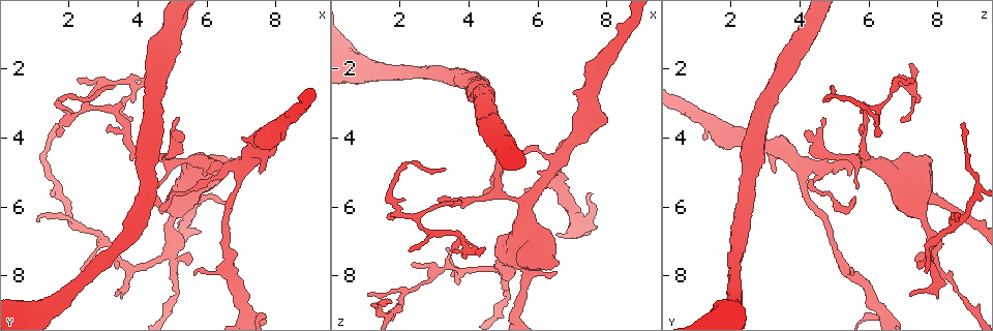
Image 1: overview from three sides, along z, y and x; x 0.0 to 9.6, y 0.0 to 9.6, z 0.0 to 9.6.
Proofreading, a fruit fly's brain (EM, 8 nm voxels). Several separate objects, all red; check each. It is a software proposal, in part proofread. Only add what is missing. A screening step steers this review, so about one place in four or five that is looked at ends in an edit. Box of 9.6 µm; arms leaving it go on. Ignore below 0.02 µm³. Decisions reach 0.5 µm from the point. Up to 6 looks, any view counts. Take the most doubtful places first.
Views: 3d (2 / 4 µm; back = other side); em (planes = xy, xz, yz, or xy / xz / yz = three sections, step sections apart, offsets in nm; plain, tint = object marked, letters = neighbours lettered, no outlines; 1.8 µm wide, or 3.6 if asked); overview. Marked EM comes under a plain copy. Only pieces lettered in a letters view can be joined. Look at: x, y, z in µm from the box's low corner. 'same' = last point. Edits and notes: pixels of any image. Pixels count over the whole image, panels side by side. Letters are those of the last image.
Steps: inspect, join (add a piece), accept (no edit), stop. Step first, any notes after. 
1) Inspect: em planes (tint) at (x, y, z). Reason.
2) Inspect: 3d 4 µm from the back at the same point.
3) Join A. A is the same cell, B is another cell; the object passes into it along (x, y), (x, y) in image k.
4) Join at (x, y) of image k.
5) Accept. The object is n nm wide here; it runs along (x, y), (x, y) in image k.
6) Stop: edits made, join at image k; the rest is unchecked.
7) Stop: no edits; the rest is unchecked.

Inspect: 3d 2 µm at (3.40, 8.55, 7.15). Free end.

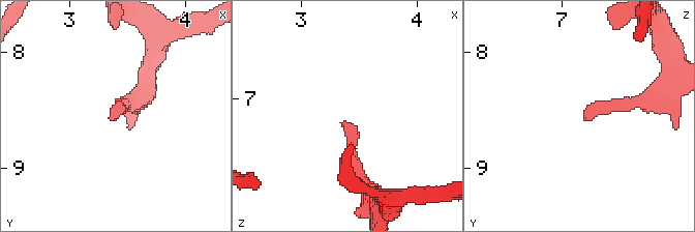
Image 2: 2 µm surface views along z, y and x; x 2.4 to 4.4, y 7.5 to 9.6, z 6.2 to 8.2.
Inspect: em planes (letters) at (3.34, 8.58, 7.22).

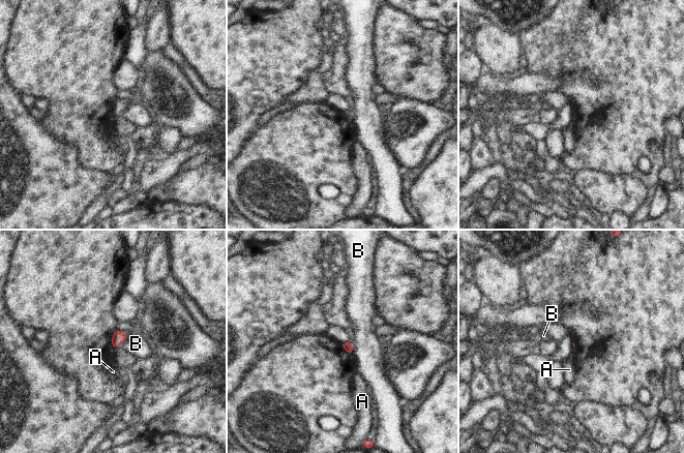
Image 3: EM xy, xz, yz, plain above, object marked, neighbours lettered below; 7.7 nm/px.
Accept. A and B are other cells; a border runs along (126, 337), (120, 344) in image 3; none of them fits.

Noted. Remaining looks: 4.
Inspect: 3d 4 µm at (6.55, 5.90, 7.85). An open end.

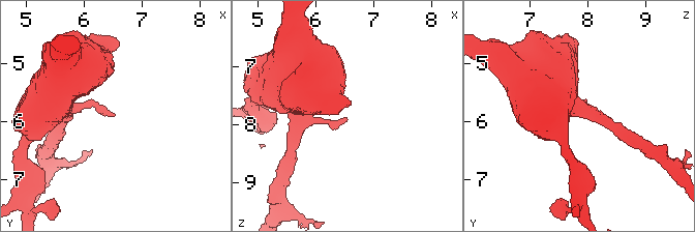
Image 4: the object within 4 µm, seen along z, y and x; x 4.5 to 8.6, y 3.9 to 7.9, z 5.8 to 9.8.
Inspect: em xy step 4 (tint) at (6.55, 5.90, 7.90).

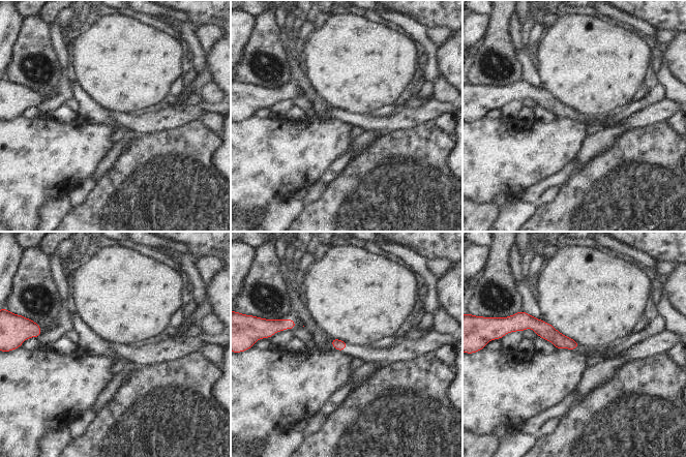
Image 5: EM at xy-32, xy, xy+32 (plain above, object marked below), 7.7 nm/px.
Inspect: em planes (letters) at the same point. Cut it another way.

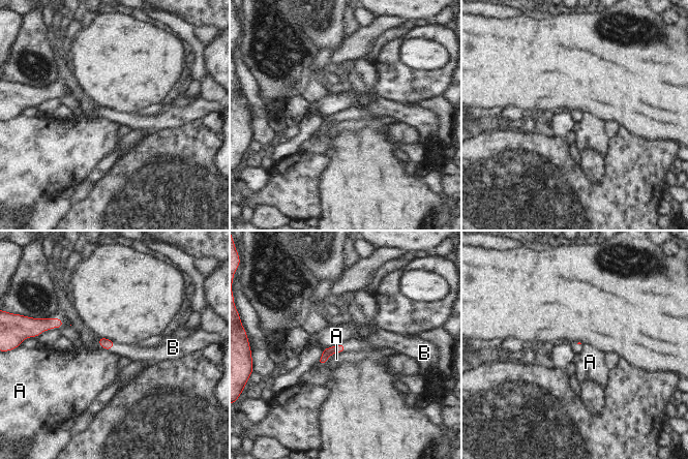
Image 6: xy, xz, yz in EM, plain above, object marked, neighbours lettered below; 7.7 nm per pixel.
Join B. B is the same cell, A is another cell; the object passes into it along (105, 343), (113, 345), (137, 353) in image 6; the neuron continues.

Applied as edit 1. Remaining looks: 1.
Stop: edits made, join at image 6; the rest is unchecked.

